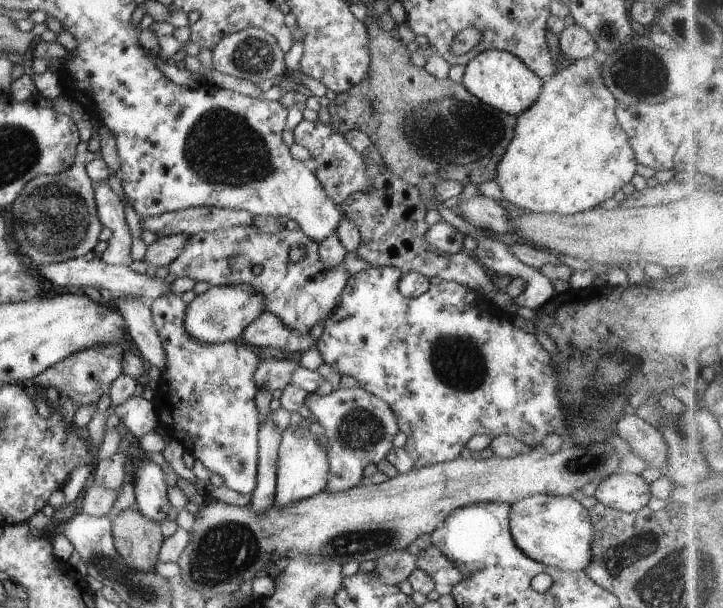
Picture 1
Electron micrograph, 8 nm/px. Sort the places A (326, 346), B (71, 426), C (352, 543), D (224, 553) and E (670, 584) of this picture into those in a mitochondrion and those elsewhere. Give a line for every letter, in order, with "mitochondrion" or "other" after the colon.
A: other
B: other
C: mitochondrion
D: mitochondrion
E: mitochondrion

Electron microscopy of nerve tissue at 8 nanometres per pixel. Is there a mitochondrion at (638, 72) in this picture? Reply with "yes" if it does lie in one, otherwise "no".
yes

